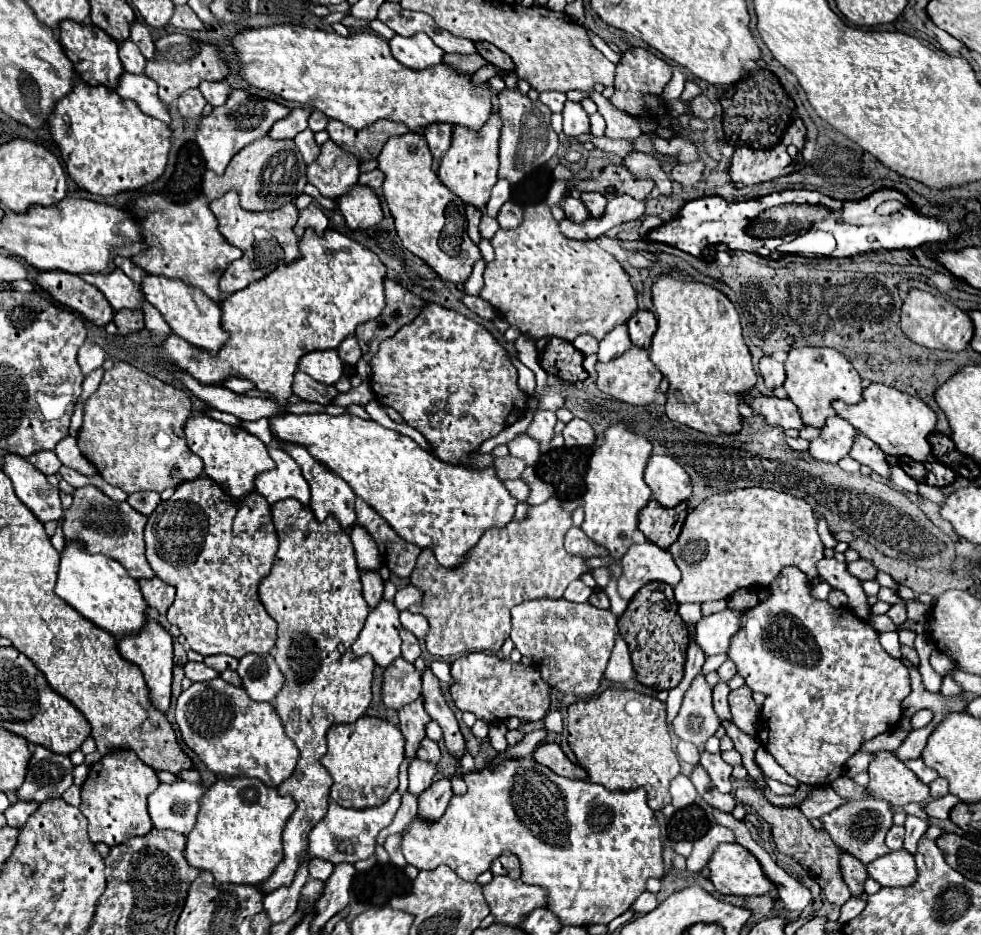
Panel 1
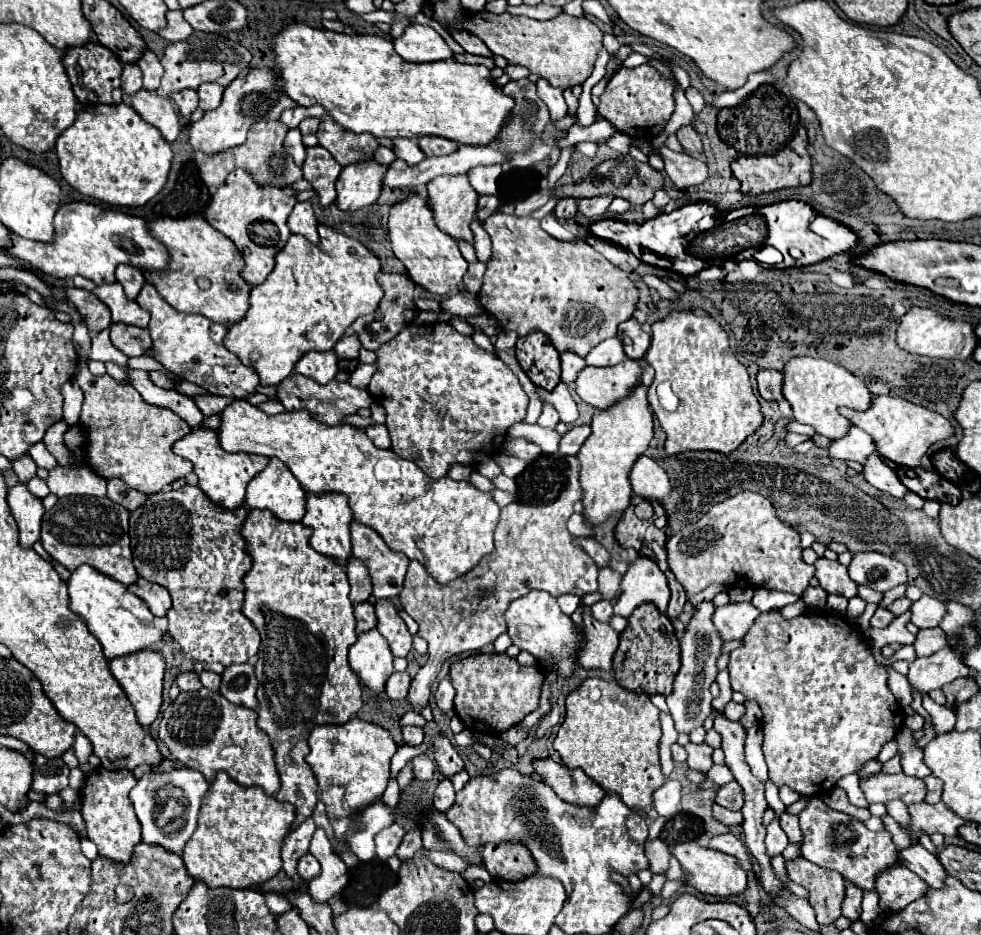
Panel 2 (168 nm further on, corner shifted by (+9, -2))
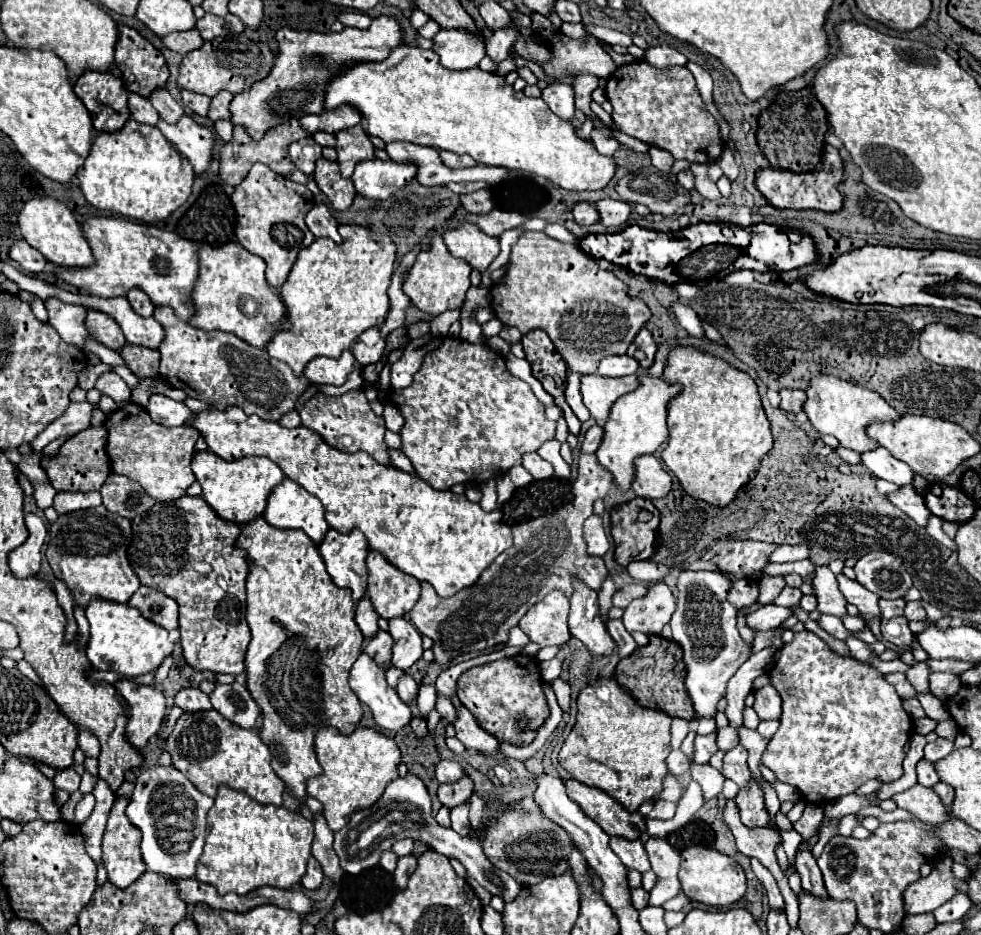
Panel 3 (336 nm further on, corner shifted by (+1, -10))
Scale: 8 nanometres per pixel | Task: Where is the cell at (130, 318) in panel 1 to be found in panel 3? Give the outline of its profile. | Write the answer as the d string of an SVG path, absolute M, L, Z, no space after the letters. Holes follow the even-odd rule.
M129 343L119 351L125 365L141 379L157 379L159 377L159 351L147 347L129 347Z

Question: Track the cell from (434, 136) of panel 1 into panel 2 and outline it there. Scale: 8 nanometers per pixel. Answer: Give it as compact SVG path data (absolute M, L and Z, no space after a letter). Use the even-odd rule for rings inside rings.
M433 135L417 137L417 143L419 143L421 151L423 151L427 157L449 155L449 153L453 153L453 151L459 147L455 141L449 141L449 139L445 139L445 137L433 137Z

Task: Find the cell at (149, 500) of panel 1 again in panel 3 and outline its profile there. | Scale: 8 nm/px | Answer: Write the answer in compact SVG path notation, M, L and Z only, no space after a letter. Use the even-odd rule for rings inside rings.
M115 471L109 473L105 485L101 487L101 497L107 511L125 519L133 519L155 505L155 499L137 481Z

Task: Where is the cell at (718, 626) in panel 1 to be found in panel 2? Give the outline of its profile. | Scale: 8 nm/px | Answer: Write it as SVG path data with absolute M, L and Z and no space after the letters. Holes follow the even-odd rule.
M727 603L725 607L717 607L711 621L719 631L723 641L741 639L745 631L753 625L759 611L751 603Z

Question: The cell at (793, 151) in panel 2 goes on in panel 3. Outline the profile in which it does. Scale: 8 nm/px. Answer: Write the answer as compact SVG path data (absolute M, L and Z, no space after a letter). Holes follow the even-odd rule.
M827 145L823 161L817 169L809 173L793 173L783 169L761 169L757 173L757 187L765 195L765 199L779 209L815 209L825 213L837 213L843 207L843 195L839 191L839 185L843 181L843 159L839 155L839 149Z

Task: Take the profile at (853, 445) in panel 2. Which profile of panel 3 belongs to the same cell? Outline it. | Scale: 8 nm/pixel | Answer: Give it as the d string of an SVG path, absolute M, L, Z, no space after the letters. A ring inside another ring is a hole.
M879 447L877 451L871 451L871 453L863 453L863 465L879 479L893 481L899 487L911 485L915 477L913 469L907 463L895 459L885 447Z

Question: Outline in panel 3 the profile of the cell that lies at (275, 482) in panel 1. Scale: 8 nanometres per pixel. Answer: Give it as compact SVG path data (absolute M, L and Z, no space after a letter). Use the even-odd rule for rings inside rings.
M285 479L273 489L263 513L265 521L279 529L301 529L313 543L321 543L329 531L321 501L299 483Z

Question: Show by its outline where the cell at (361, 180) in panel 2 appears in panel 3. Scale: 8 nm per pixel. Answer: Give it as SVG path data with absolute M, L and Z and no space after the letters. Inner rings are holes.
M365 159L355 167L353 183L359 195L367 199L389 199L397 189L407 185L417 175L415 163L397 163L393 159Z

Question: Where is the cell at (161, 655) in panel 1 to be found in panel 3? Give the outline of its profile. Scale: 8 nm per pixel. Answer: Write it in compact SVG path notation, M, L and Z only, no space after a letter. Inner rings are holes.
M131 679L115 683L115 691L129 707L125 737L135 749L141 749L161 727L165 717L165 697L155 687L139 687Z

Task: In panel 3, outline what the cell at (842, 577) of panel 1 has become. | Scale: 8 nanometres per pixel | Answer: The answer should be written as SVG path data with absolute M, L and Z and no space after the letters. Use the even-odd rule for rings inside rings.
M843 573L837 575L837 581L839 581L839 591L847 599L847 603L851 603L851 605L855 605L859 609L865 623L869 623L875 617L881 619L881 609L877 605L877 601L879 601L877 595L873 595L865 587L861 587L857 581L847 579Z

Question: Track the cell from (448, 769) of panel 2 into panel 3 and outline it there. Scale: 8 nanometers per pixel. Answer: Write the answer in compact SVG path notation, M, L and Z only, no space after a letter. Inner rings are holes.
M469 777L457 781L457 783L449 783L449 785L439 785L437 789L437 797L439 801L449 807L455 809L457 805L463 805L469 801L469 797L473 795L473 781Z

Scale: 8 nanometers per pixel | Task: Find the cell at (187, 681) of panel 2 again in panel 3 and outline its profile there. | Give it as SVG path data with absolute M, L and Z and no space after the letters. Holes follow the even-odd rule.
M181 689L175 695L175 705L181 707L185 713L213 709L211 703L209 703L209 697L203 691L199 691L199 689Z

